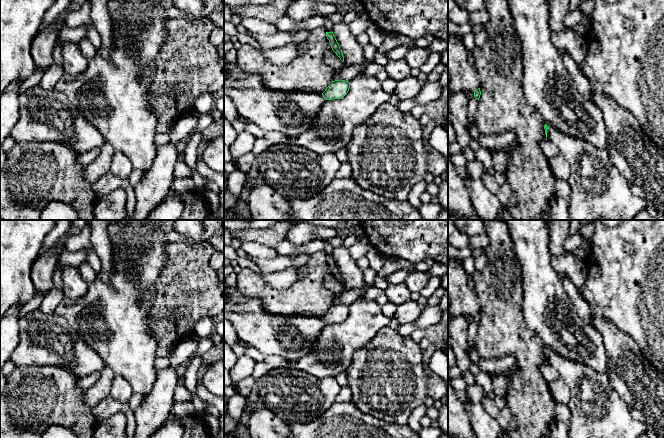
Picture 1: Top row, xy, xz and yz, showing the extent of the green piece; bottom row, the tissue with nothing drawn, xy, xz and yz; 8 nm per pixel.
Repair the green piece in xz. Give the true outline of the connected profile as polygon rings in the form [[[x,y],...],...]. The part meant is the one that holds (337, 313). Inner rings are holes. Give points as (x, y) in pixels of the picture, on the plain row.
[[[363,297],[350,306],[341,303],[331,305],[322,319],[326,325],[305,356],[297,360],[287,360],[277,355],[267,355],[263,361],[256,363],[252,376],[257,380],[266,372],[283,367],[301,370],[318,378],[336,377],[350,365],[354,352],[365,347],[389,322],[375,300],[366,300]]]

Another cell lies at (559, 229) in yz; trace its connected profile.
[[[550,220],[549,251],[551,256],[562,256],[568,252],[564,244],[569,236],[570,220]]]

